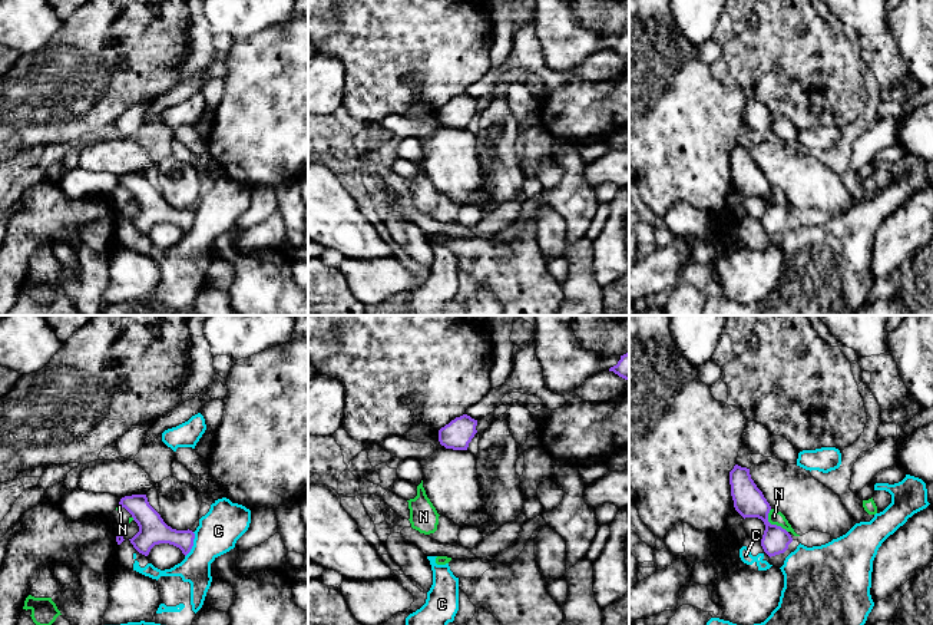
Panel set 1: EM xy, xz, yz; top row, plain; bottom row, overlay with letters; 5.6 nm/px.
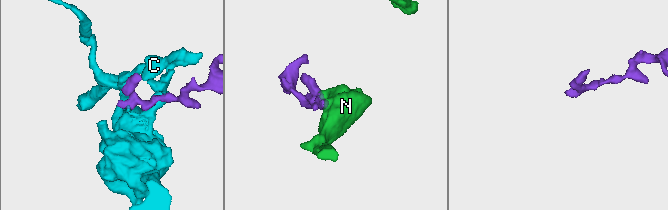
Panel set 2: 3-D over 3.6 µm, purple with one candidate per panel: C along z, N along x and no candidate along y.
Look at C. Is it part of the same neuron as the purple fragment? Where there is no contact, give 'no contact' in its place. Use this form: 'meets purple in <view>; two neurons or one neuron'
meets purple in xy; two neurons

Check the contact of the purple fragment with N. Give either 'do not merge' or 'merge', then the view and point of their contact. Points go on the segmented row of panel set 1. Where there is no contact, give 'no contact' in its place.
do not merge; meets purple in yz at (773, 525)

